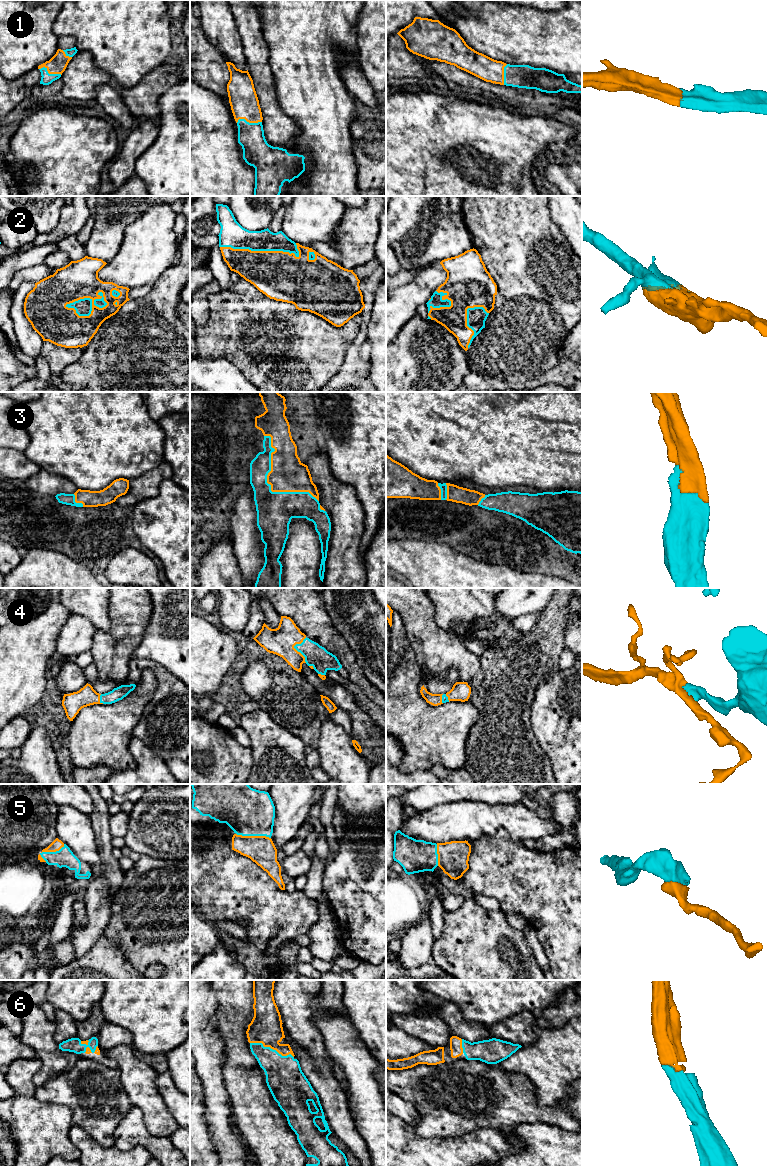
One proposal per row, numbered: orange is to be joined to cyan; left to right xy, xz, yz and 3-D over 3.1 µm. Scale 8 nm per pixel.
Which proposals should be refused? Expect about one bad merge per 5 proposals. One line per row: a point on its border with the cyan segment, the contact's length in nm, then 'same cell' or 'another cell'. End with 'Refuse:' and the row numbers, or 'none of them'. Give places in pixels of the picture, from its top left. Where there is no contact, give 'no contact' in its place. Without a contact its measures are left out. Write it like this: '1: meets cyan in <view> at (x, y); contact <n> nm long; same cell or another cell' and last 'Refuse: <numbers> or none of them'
1: meets cyan in xz at (248, 122); contact 200 nm long; same cell
2: meets cyan in xy at (86, 298); contact 340 nm long; same cell
3: meets cyan in xz at (269, 484); contact 700 nm long; same cell
4: meets cyan in xz at (295, 648); contact 200 nm long; same cell
5: meets cyan in xz at (253, 835); contact 280 nm long; same cell
6: meets cyan in xz at (272, 1049); contact 380 nm long; same cell
Refuse: none of them

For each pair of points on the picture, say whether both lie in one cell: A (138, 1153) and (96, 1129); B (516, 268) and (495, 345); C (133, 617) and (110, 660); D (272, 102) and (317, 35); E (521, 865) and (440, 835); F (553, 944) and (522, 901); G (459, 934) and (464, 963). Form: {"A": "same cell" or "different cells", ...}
{"A": "different cells", "B": "same cell", "C": "same cell", "D": "different cells", "E": "different cells", "F": "same cell", "G": "same cell"}

